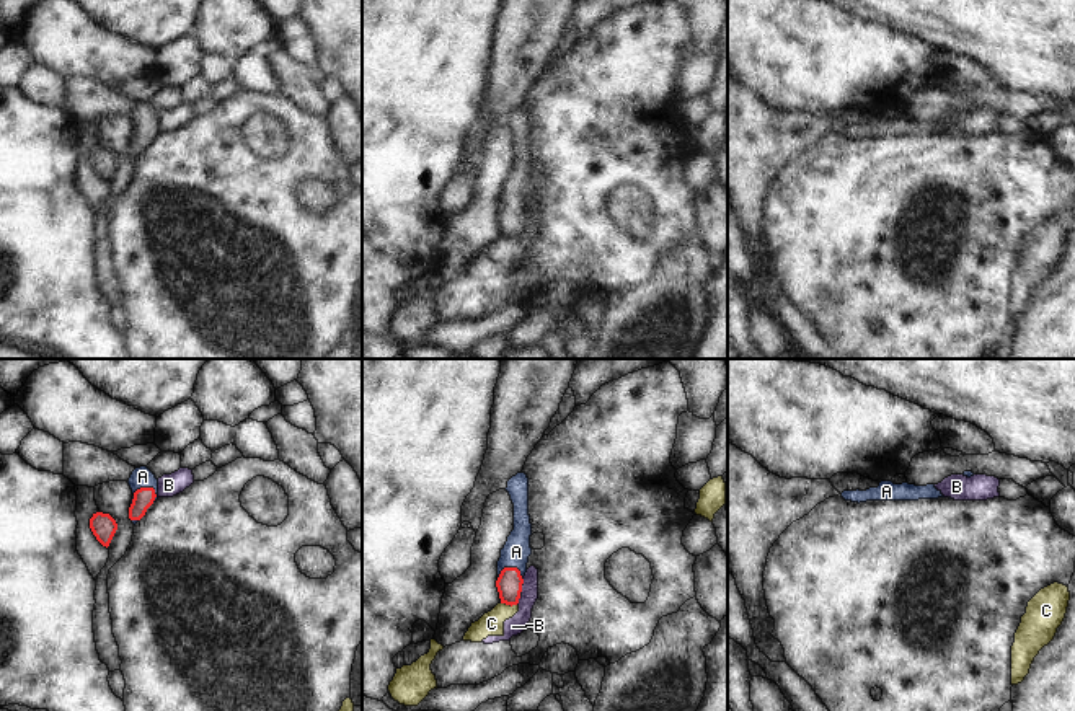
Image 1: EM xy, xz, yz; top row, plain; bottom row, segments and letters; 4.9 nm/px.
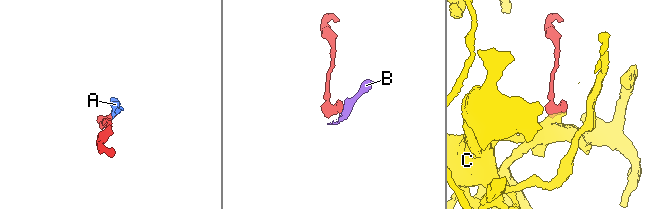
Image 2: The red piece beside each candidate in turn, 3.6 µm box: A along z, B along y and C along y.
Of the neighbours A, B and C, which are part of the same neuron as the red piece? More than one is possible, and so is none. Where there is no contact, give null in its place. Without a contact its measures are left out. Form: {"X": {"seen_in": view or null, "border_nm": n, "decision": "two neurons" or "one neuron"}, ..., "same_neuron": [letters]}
{"A": {"seen_in": "xy", "border_nm": 130, "decision": "one neuron"}, "B": {"seen_in": "xz", "border_nm": 50, "decision": "two neurons"}, "C": {"seen_in": "xz", "border_nm": 80, "decision": "two neurons"}, "same_neuron": ["A"]}

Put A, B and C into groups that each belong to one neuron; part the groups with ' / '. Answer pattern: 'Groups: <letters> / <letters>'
Groups: A / B C.

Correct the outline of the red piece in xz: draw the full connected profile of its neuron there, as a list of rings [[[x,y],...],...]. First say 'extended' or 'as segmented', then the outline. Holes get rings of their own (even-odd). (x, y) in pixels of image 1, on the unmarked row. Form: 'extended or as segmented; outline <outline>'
extended; outline [[[517,108],[507,116],[506,126],[514,139],[514,165],[507,171],[498,196],[498,215],[501,238],[517,240],[522,232],[524,210],[532,189],[532,158],[529,150],[529,113]]]

